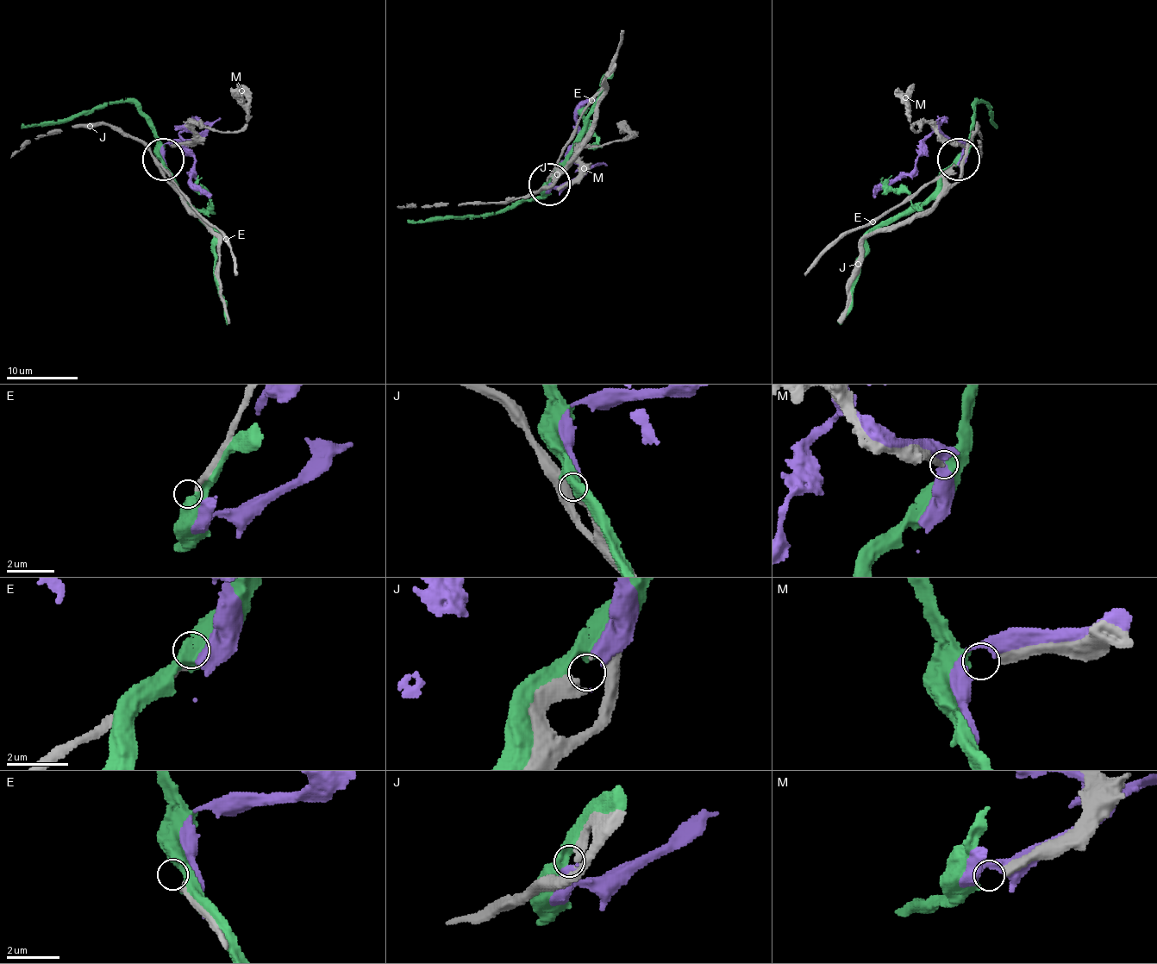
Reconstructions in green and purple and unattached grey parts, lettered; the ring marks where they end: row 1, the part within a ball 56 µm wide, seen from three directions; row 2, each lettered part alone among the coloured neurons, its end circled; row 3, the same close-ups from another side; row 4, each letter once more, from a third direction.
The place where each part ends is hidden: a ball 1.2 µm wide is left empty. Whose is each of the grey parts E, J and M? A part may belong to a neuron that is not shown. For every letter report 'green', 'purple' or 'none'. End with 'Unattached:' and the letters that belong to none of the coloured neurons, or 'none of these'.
E: none
J: purple
M: green
Unattached: E

